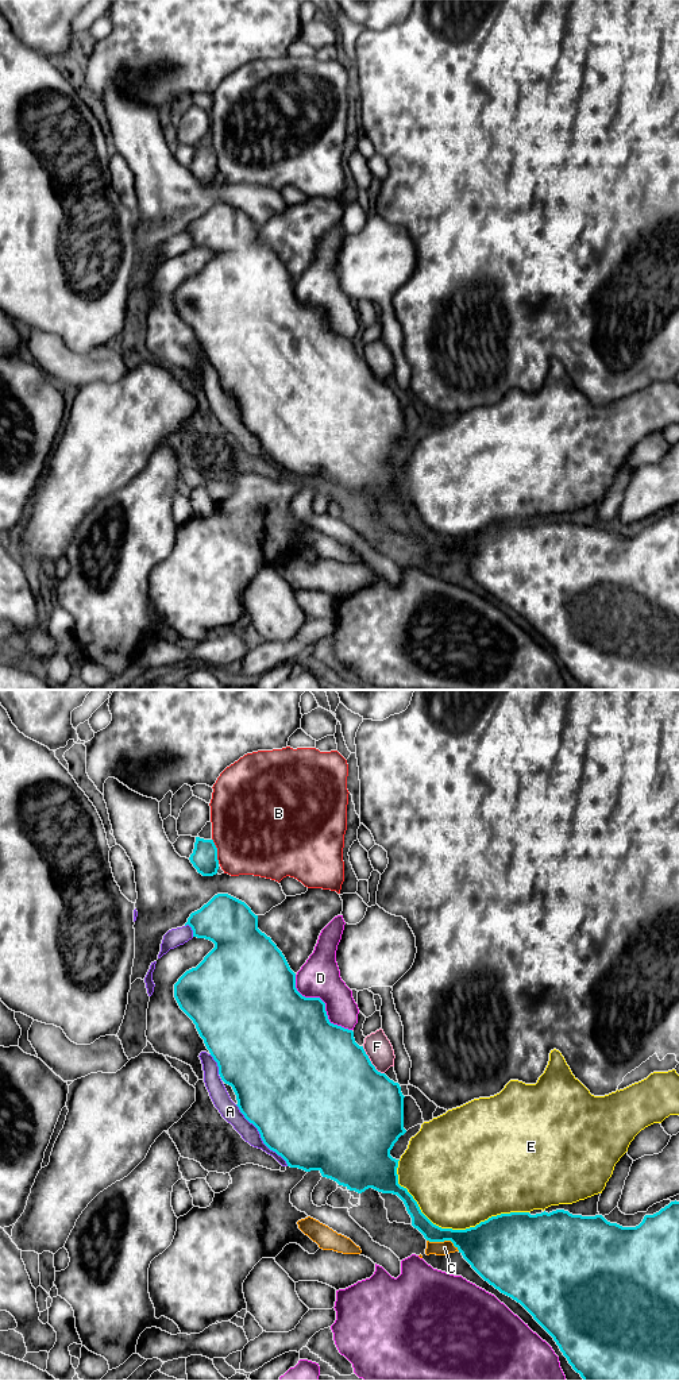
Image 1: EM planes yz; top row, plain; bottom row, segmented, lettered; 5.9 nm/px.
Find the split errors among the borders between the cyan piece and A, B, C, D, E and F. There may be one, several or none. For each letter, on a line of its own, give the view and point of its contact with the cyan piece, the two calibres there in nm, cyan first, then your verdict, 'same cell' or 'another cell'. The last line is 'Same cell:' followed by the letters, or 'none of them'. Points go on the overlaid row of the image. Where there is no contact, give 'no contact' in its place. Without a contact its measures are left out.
A: meets cyan in yz at (261, 1137); 500 nm thick on the cyan side, 110 nm on the other; another cell
B: meets cyan in yz at (216, 851); 160 nm thick on the cyan side, 480 nm on the other; another cell
C: meets cyan in yz at (443, 1241); 260 nm thick on the cyan side, 80 nm on the other; another cell
D: meets cyan in yz at (323, 1002); 440 nm thick on the cyan side, 240 nm on the other; another cell
E: meets cyan in yz at (450, 1229); 280 nm thick on the cyan side, 480 nm on the other; another cell
F: meets cyan in yz at (370, 1061); 500 nm thick on the cyan side, 160 nm on the other; another cell
Same cell: none of them

